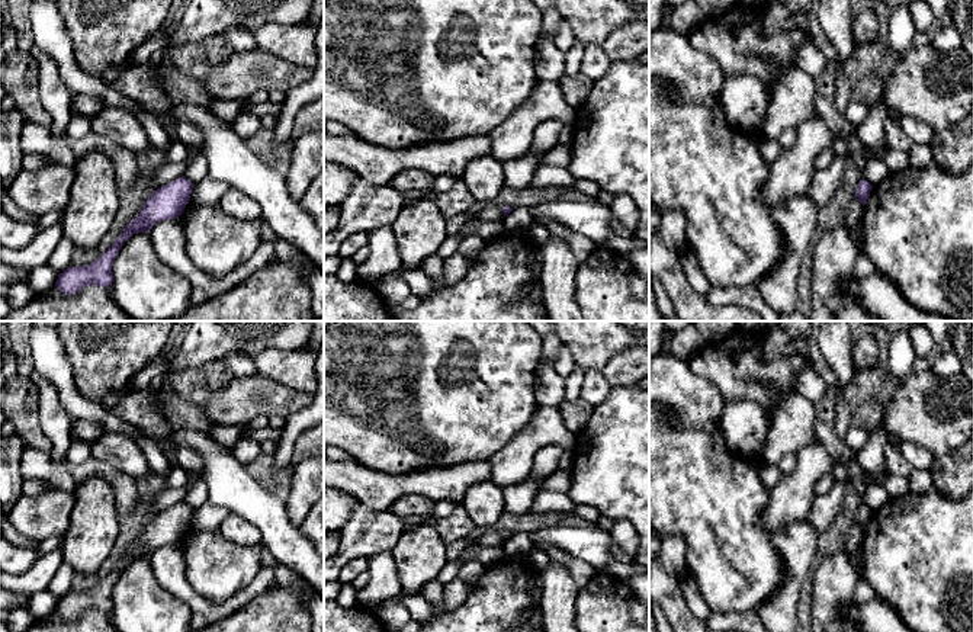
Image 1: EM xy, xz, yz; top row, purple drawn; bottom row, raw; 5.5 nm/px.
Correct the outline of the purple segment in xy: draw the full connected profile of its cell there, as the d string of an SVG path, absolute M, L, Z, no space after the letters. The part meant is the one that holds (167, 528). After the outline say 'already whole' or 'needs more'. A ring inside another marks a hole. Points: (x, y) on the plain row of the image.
M184 501L158 513L144 529L112 572L87 591L68 593L58 600L55 612L64 620L74 620L81 613L97 610L109 613L113 607L112 591L122 570L137 558L148 558L157 548L179 543L190 526L193 509Z; already whole

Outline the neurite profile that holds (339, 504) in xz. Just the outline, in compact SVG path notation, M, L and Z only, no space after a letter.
M324 485L324 532L340 530L357 503L350 493Z

